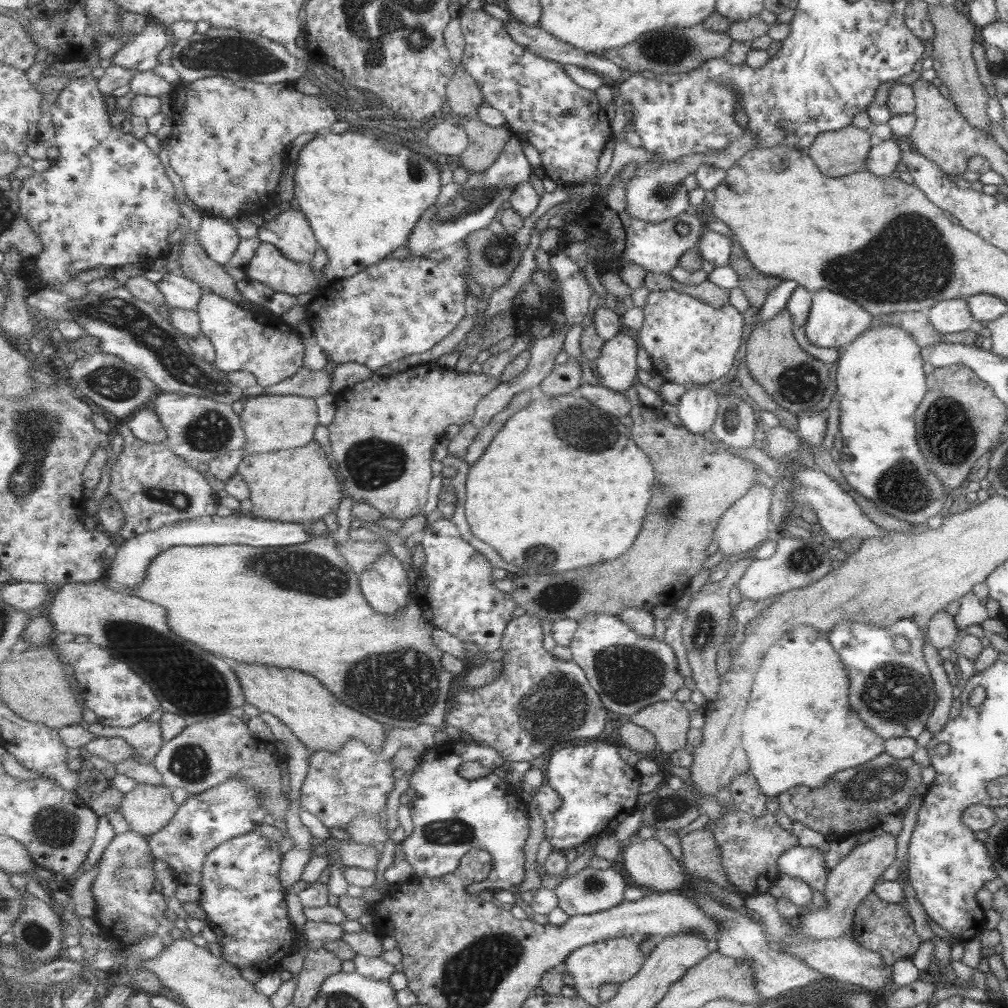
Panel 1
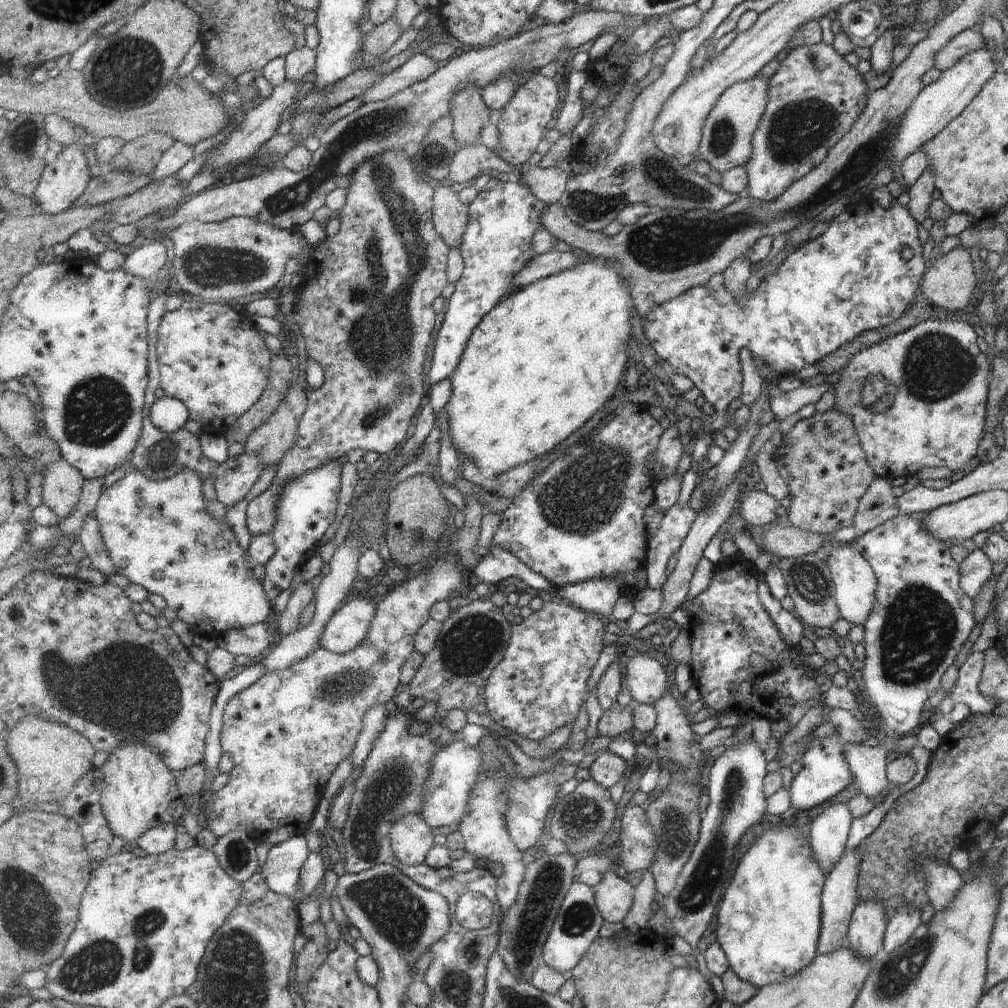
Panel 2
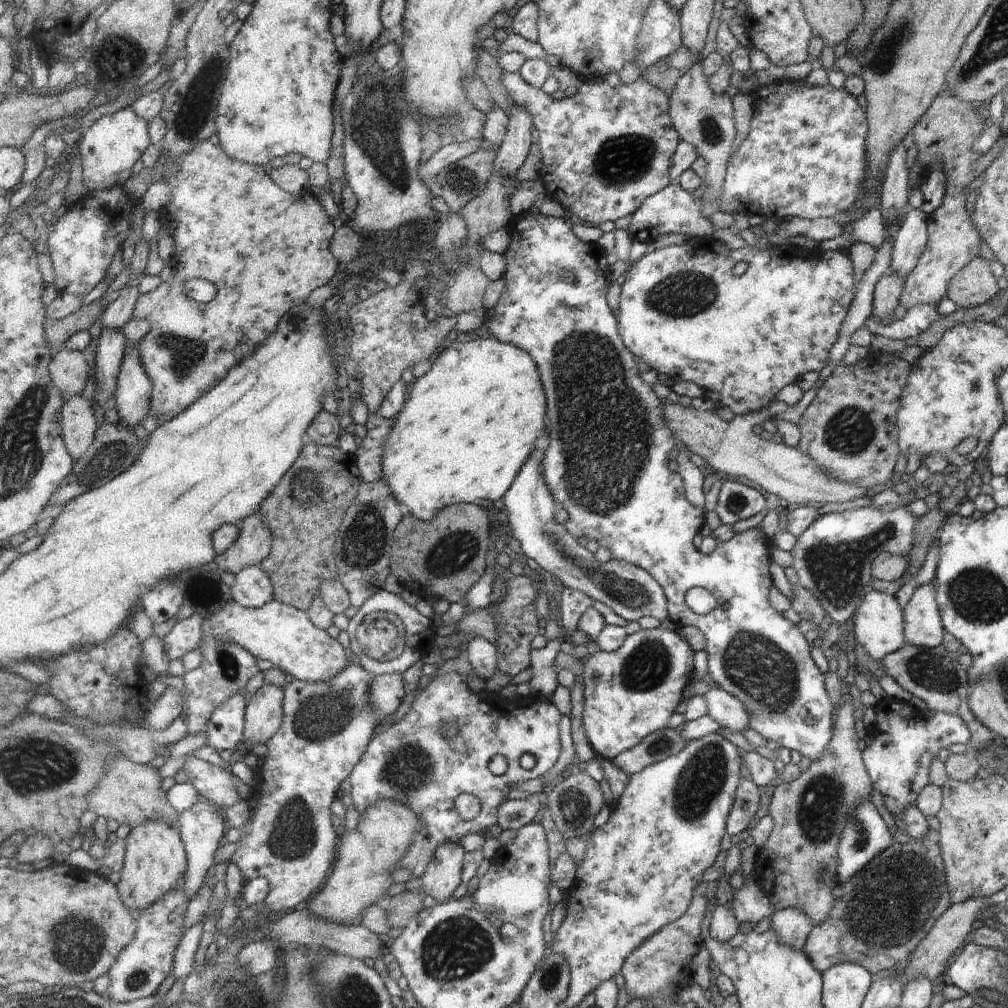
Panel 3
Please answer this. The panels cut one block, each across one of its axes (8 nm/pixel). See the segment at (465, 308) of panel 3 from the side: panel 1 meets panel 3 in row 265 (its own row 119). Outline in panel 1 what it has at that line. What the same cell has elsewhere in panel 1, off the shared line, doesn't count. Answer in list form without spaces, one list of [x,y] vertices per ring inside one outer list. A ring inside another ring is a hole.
[[[462,64],[454,70],[455,73],[447,85],[451,112],[457,114],[461,121],[467,118],[478,118],[477,111],[484,102],[481,87]]]

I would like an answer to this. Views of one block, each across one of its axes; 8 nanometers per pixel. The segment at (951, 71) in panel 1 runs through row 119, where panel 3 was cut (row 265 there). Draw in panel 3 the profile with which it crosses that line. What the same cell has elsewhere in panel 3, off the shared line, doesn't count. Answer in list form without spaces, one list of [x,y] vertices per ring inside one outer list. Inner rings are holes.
[[[979,256],[949,280],[946,296],[959,308],[975,308],[997,294],[996,282],[987,259]]]

